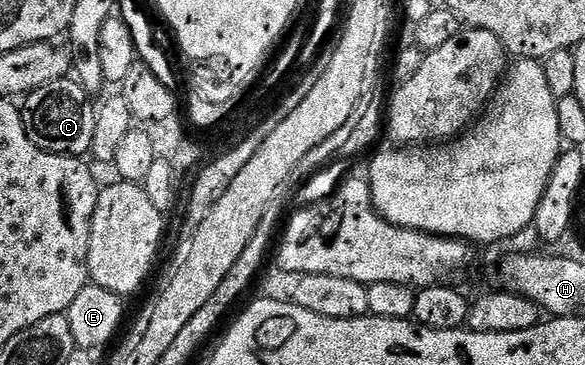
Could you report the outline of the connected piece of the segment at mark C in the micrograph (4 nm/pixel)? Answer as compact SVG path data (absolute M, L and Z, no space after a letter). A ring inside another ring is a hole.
M71 76L38 86L21 102L25 136L29 136L37 148L54 154L86 155L93 142L97 111L95 106L91 107L90 100L87 91Z

